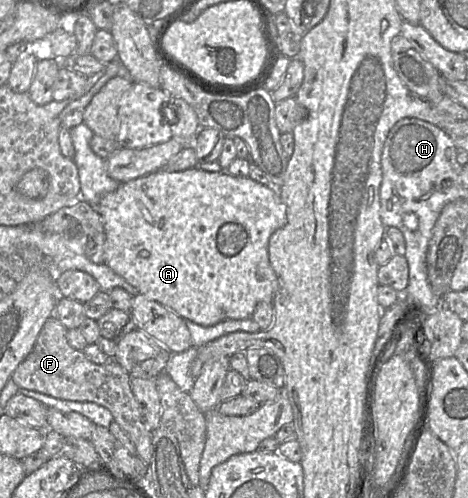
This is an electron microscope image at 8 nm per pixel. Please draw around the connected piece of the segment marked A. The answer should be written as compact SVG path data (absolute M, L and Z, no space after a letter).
M198 166L178 172L160 169L128 182L120 183L116 190L104 195L93 207L101 216L106 235L104 264L130 285L137 288L139 294L169 308L184 320L190 320L200 326L208 327L225 320L247 319L252 317L259 303L271 303L273 301L278 289L278 279L269 261L268 243L270 236L287 222L286 206L280 198L278 189L273 186L265 186L250 177L233 176L227 171L204 171Z

